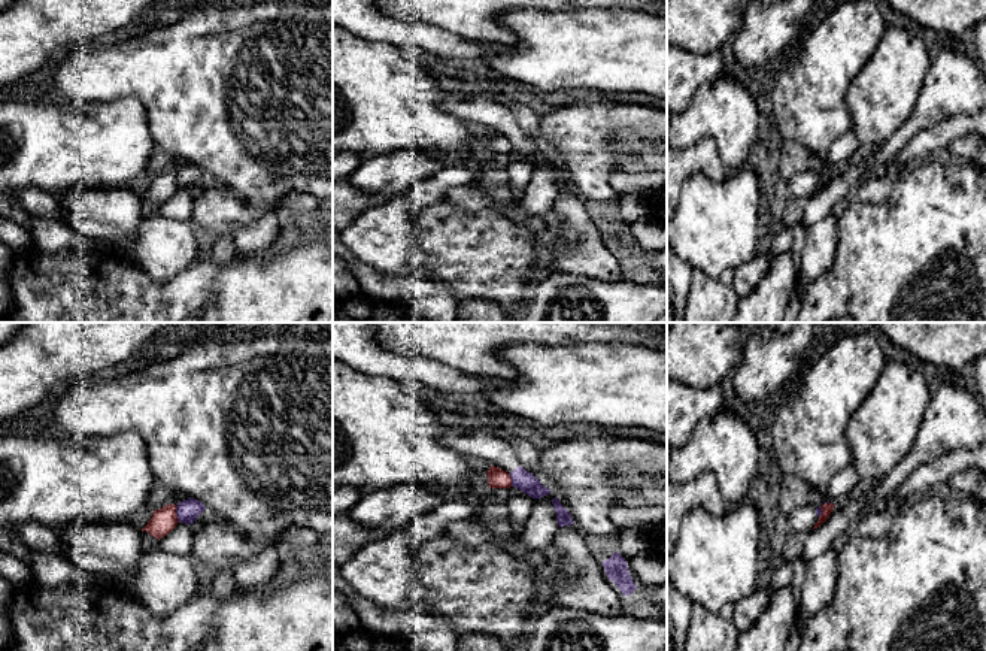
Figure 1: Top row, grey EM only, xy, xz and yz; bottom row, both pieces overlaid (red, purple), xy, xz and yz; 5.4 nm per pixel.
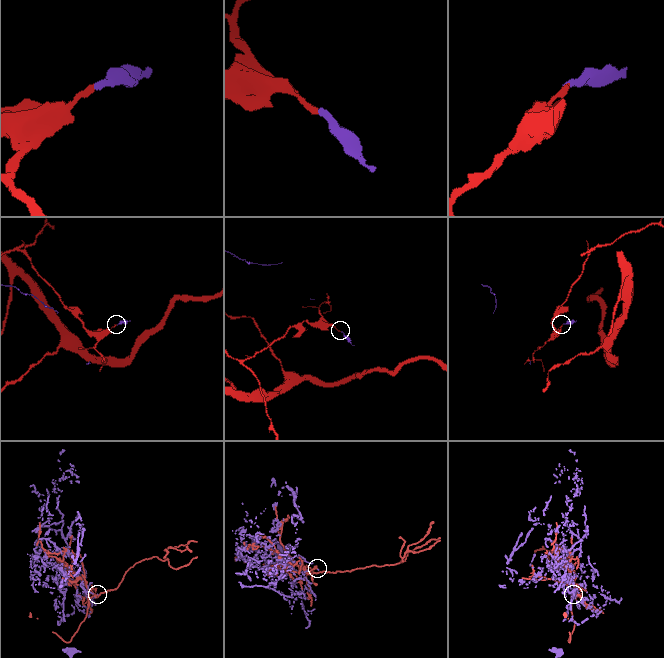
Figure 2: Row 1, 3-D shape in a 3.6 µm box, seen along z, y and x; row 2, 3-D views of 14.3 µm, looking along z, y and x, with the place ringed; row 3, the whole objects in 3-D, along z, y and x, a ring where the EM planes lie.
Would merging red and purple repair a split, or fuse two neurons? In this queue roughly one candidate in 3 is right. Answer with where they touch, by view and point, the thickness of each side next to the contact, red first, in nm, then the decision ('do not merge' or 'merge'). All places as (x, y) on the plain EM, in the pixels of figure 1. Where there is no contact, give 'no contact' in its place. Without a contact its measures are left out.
xy (175, 179) | 140/120 nm | do not merge

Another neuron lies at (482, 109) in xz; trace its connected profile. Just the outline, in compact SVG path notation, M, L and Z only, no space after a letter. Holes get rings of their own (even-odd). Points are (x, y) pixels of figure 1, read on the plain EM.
M448 85L442 106L464 122L486 125L512 143L512 152L519 154L533 164L550 158L533 139L525 136L509 108L488 94L467 94L458 85Z

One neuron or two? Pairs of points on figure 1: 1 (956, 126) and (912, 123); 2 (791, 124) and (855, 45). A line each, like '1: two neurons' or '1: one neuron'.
1: two neurons
2: one neuron

